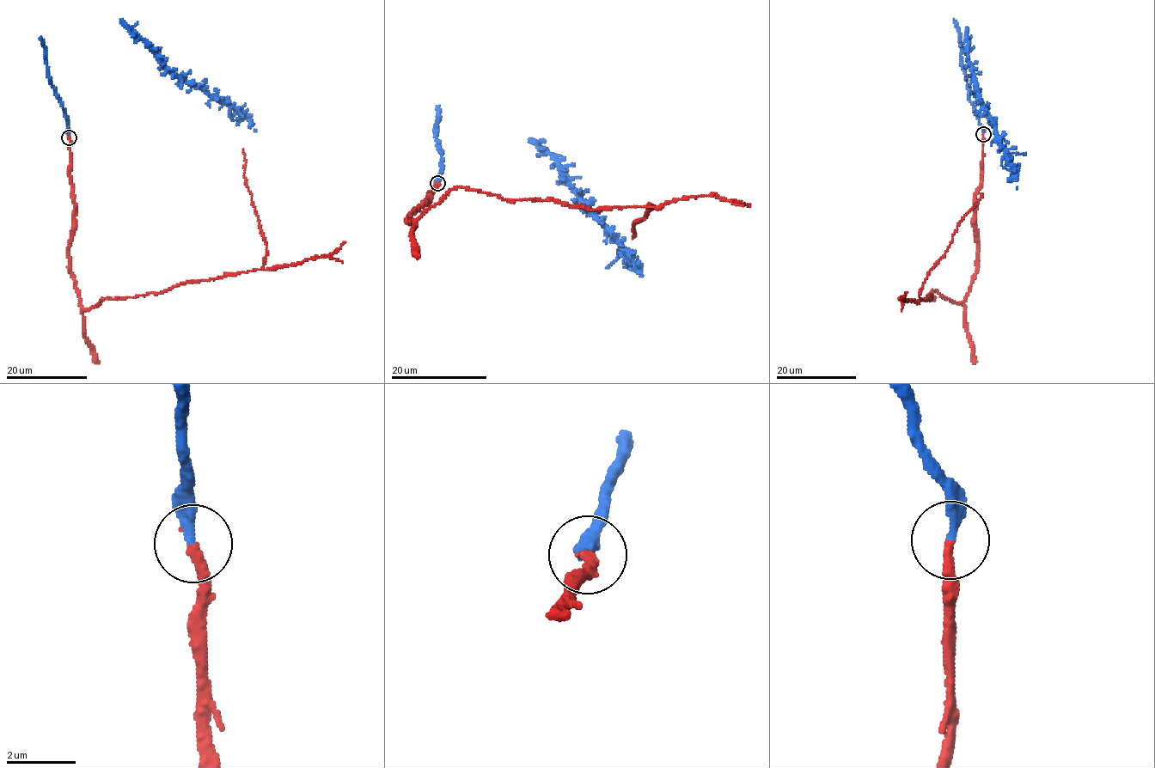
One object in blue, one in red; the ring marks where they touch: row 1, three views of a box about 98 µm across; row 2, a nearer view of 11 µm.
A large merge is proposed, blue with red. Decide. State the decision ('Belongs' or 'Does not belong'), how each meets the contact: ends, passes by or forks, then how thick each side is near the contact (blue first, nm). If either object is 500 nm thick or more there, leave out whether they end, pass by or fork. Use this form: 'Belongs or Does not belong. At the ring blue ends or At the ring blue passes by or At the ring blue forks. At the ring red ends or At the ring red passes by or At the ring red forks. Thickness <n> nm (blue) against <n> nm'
Belongs. At the ring blue ends. At the ring red ends. Thickness 280 nm (blue) against 280 nm

